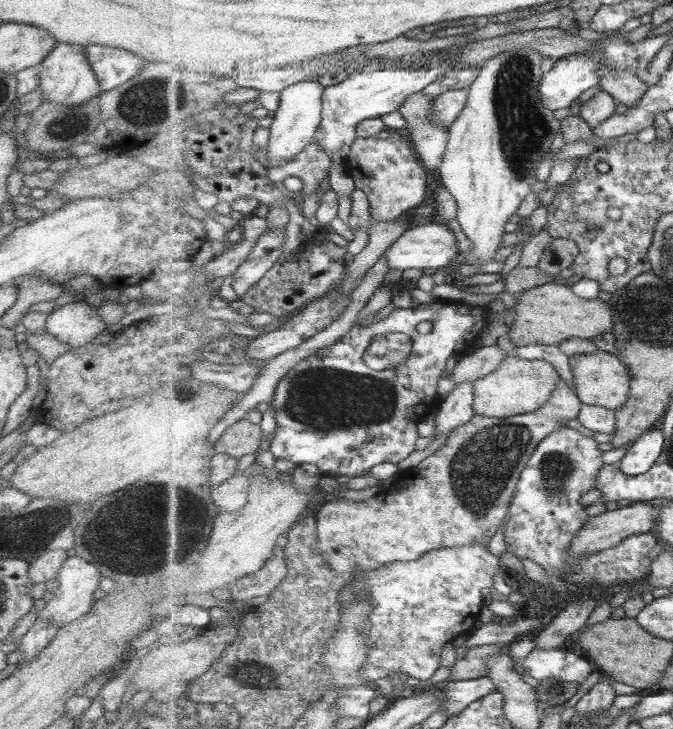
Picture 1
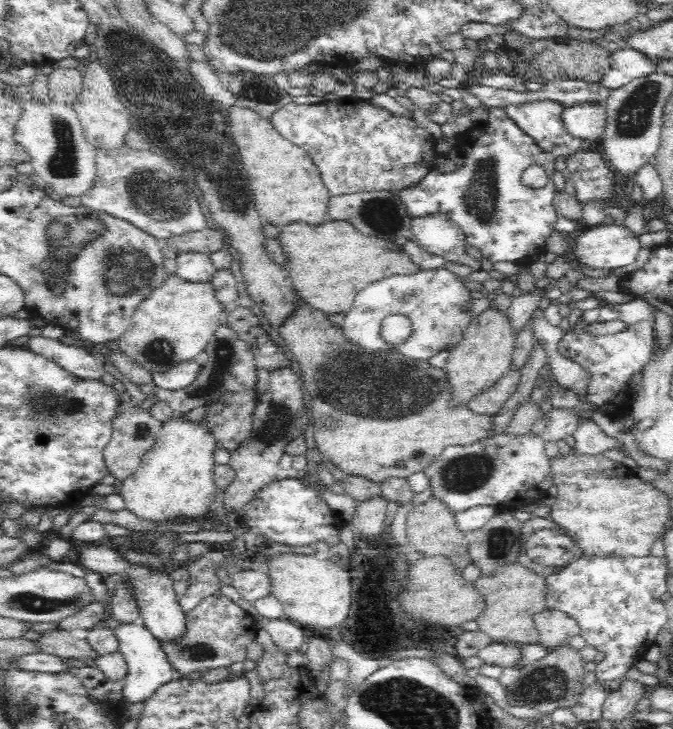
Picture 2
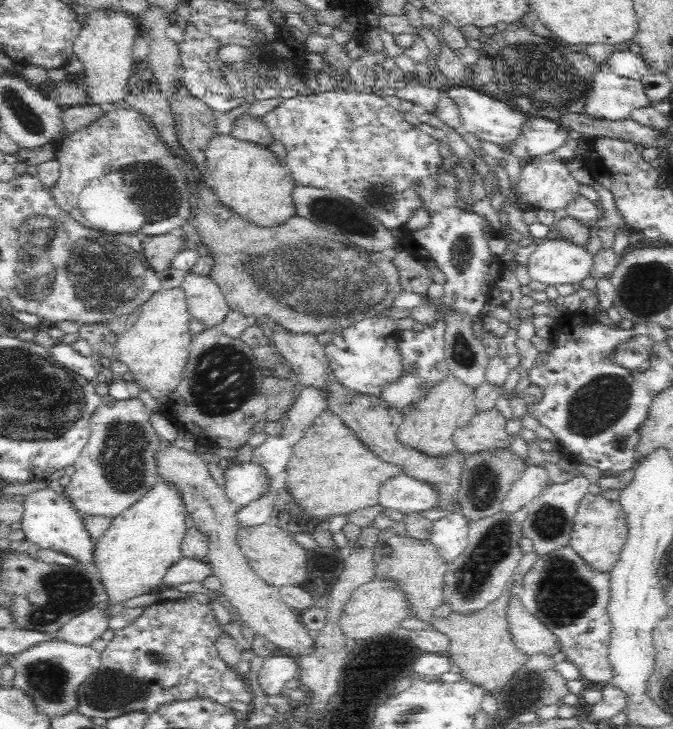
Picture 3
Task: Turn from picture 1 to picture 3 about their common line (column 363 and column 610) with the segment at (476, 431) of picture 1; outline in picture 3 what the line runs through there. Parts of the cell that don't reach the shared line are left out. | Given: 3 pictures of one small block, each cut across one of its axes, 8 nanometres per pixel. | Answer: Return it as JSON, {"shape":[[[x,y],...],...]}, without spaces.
{"shape":[[[586,493],[577,506],[574,528],[570,537],[571,548],[596,572],[610,572],[618,562],[626,540],[626,515],[617,501],[605,499],[600,494]]]}

